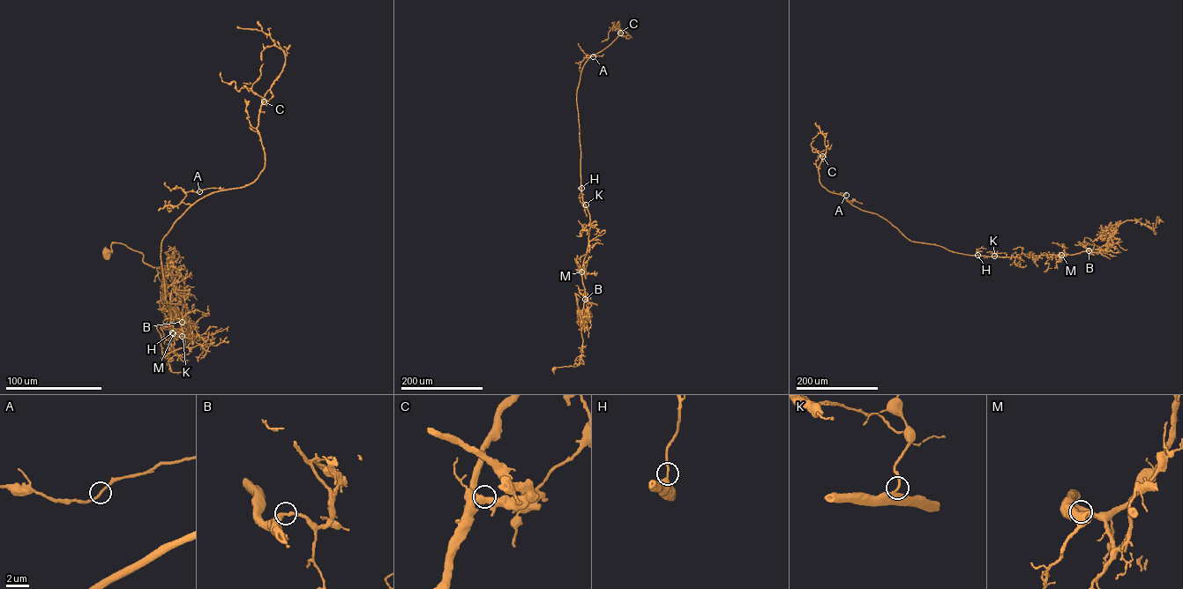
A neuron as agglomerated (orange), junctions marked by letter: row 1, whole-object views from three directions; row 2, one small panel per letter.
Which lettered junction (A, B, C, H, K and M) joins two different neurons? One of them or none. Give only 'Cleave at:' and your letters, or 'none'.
Cleave at: none

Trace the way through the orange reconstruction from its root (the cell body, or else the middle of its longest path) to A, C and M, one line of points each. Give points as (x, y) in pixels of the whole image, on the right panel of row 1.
A: (1159, 220), (1151, 230), (1126, 220), (1104, 244), (1074, 254), (965, 255), (909, 240), (846, 195)
C: (1159, 220), (1151, 230), (1126, 220), (1104, 244), (1074, 254), (965, 255), (909, 241), (828, 191), (822, 156)
M: (1159, 220), (1156, 216), (1156, 227), (1151, 230), (1139, 221), (1126, 220), (1097, 249), (1061, 255)

